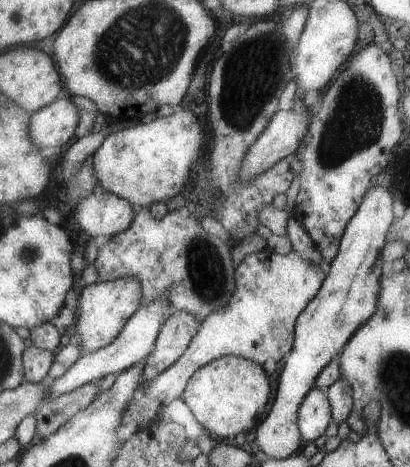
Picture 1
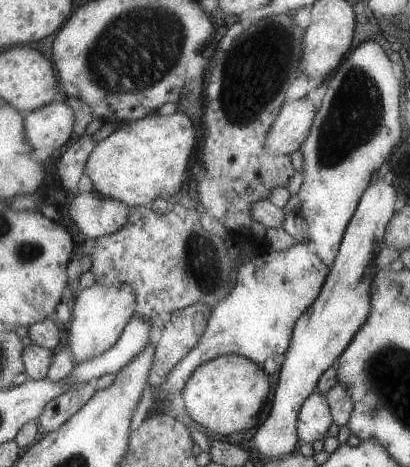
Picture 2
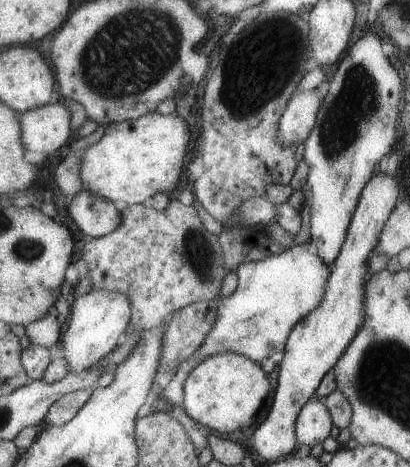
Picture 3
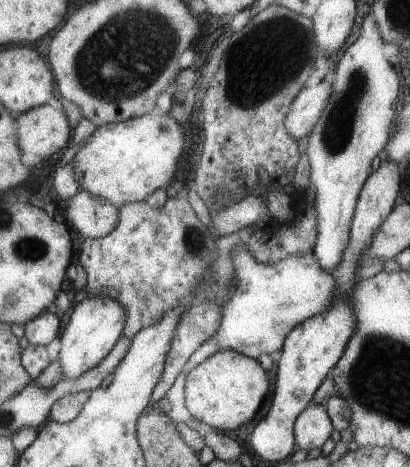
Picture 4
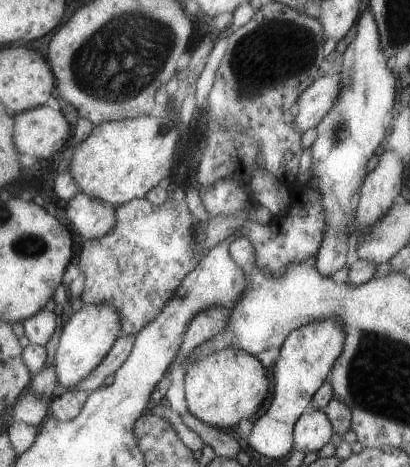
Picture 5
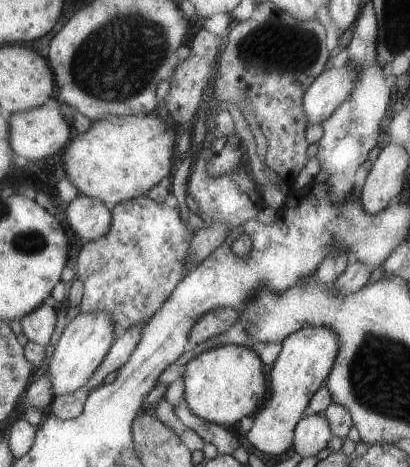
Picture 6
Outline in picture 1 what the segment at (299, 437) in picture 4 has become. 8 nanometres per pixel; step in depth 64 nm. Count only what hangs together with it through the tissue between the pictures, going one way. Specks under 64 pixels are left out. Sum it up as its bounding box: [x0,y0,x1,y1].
[297,388,333,442]

